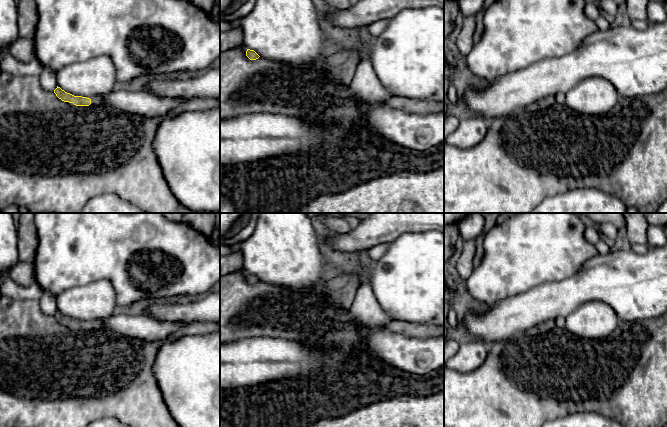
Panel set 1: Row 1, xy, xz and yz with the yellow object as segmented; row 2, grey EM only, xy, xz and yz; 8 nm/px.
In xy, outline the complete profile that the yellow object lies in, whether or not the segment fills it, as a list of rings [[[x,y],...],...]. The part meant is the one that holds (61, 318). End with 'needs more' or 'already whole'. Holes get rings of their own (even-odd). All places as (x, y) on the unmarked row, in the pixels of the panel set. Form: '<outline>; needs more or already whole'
[[[60,311],[54,314],[56,320],[64,326],[73,327],[76,330],[89,330],[89,329],[102,329],[106,328],[100,320],[95,320],[92,323],[82,320],[74,320],[70,317],[65,316]]]; needs more

